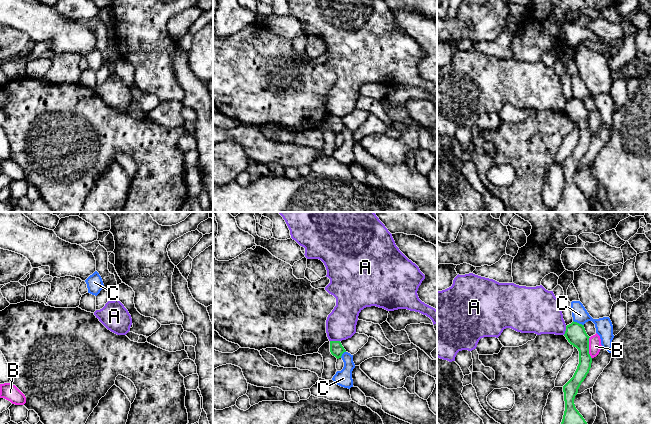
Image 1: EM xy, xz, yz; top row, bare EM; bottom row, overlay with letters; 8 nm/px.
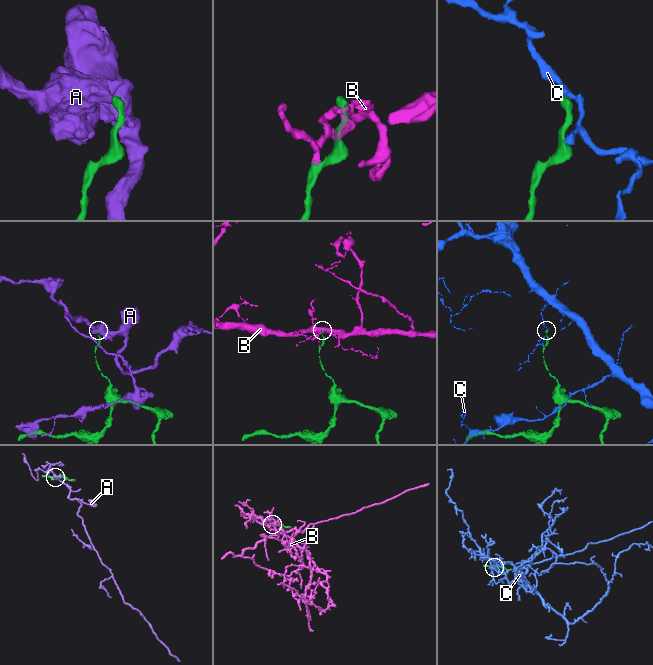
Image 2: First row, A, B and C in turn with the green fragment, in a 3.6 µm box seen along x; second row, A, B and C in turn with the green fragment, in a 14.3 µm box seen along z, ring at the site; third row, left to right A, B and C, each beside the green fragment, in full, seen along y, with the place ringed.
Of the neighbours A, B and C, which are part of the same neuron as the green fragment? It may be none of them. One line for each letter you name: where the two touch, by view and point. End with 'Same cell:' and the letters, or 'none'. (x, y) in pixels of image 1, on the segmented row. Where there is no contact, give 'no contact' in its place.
Same cell: none

